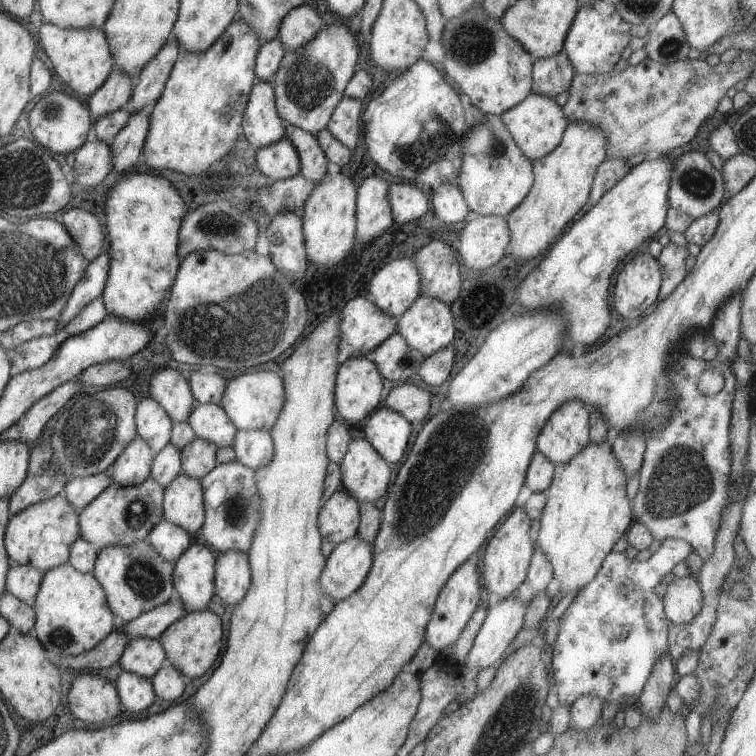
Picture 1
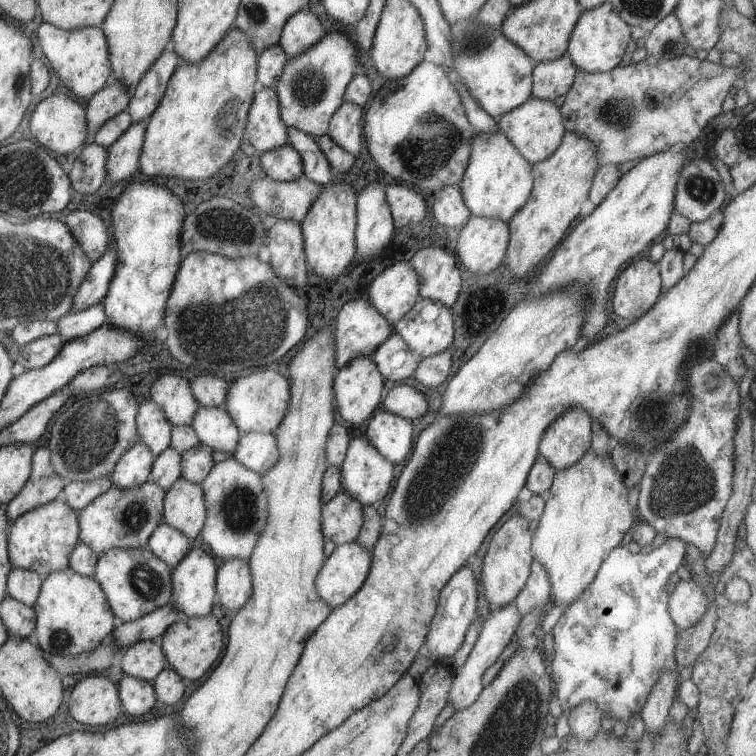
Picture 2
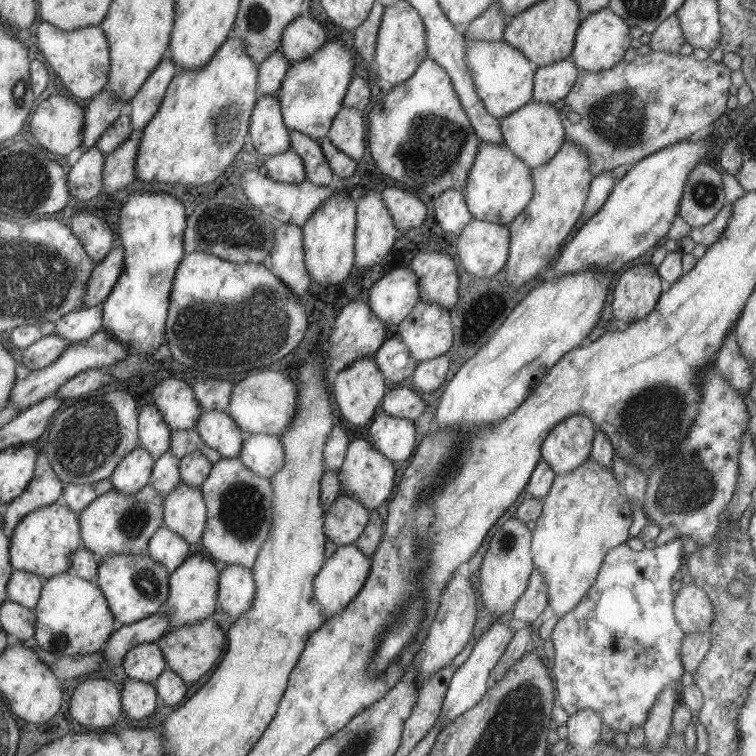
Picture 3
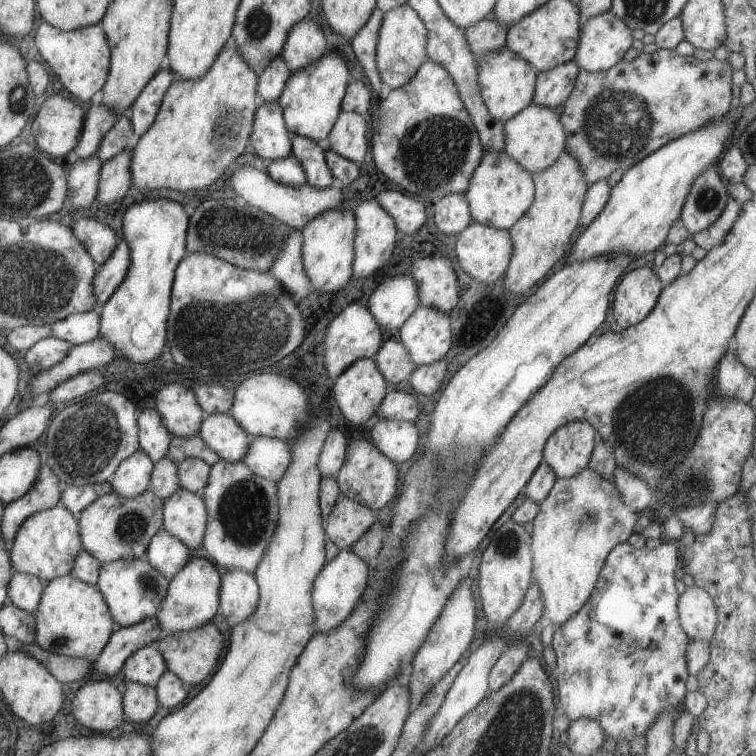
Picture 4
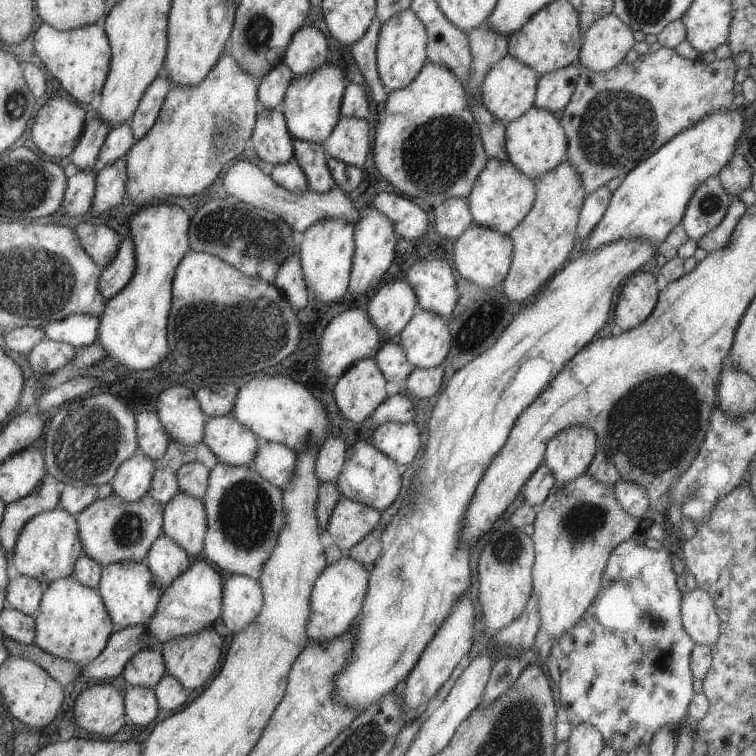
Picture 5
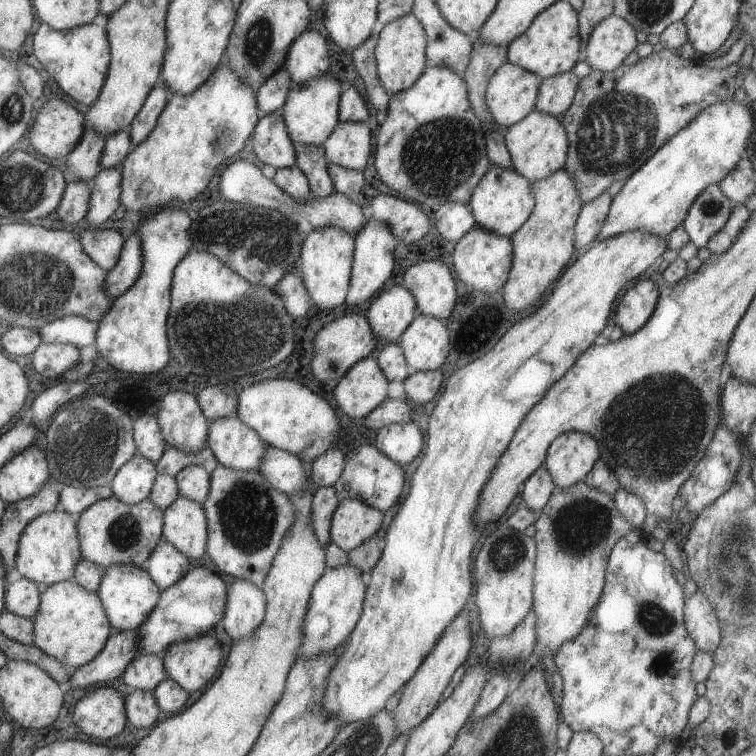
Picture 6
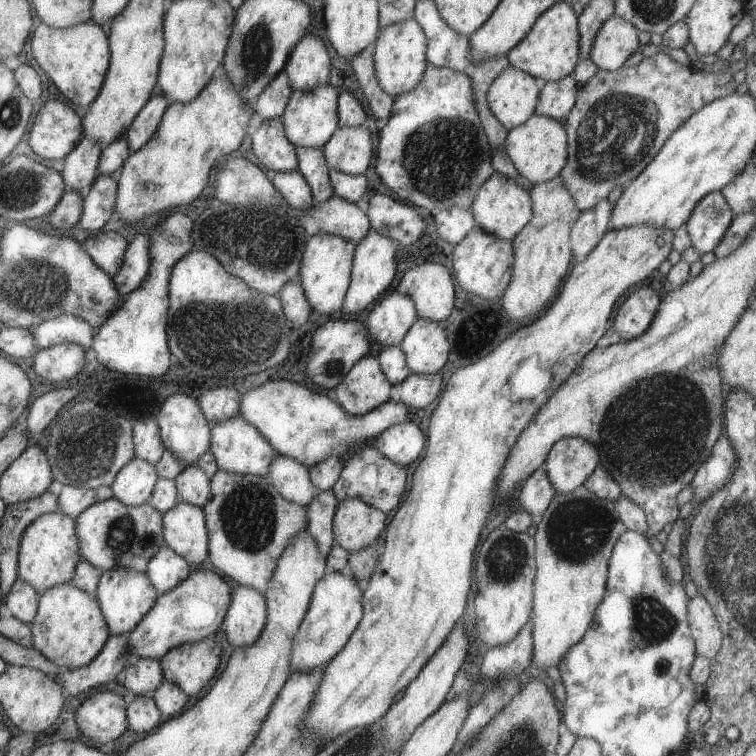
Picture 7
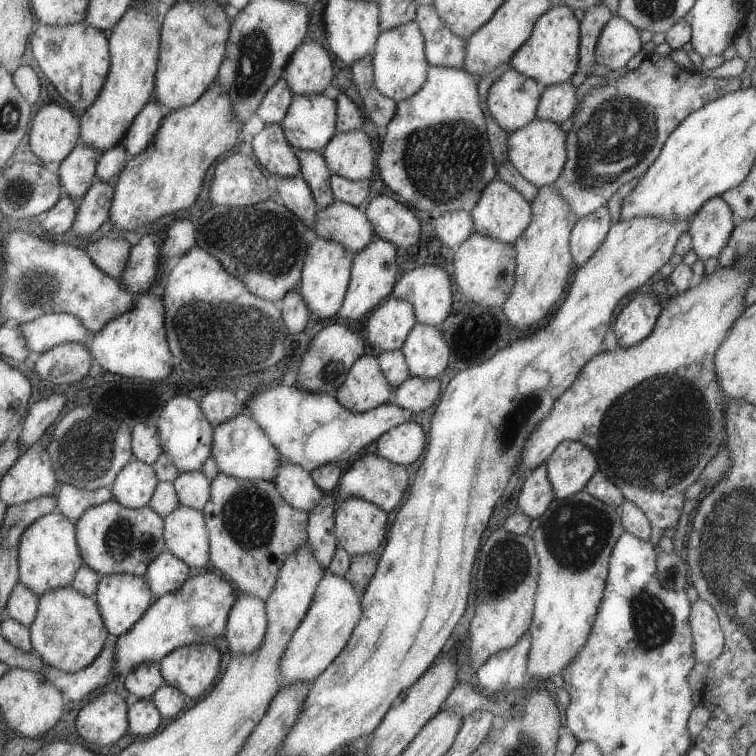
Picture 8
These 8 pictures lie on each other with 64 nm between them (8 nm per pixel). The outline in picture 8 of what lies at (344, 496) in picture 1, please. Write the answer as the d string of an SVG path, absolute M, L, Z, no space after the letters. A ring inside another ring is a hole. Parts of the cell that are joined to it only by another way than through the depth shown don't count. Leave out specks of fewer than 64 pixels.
M342 497L336 506L334 535L337 546L353 556L371 552L381 544L386 536L386 512L357 497Z

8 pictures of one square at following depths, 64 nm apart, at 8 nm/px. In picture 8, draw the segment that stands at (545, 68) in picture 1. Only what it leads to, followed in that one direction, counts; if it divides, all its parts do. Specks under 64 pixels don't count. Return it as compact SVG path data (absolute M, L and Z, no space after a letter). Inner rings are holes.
M570 80L546 86L539 96L535 118L557 124L570 118L576 109L575 90Z

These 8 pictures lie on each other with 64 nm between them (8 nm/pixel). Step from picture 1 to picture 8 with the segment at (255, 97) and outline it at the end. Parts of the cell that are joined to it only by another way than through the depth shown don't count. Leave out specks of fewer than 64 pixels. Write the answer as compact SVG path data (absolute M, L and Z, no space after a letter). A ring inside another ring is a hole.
M280 123L266 124L259 133L251 137L251 148L256 162L269 174L290 177L300 172L294 148L284 137Z

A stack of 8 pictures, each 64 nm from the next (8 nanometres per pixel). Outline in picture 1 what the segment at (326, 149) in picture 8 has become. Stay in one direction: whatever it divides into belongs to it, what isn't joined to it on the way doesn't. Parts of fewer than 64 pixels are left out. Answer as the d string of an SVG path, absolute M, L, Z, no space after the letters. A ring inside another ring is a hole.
M344 96L333 110L326 130L329 130L335 140L339 140L343 146L352 150L358 143L359 135L362 134L361 116L361 102Z

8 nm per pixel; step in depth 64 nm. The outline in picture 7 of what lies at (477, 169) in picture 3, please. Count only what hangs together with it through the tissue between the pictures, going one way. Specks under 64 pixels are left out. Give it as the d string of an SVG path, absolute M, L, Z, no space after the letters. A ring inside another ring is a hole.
M493 171L492 175L477 189L469 206L475 226L498 239L511 241L512 238L529 222L532 217L532 200L530 192L515 179Z

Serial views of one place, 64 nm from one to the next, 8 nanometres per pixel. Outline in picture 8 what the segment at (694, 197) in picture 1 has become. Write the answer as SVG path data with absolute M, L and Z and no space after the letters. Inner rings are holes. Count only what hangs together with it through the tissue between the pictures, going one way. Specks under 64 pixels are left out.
M721 195L705 201L691 217L687 228L693 252L704 262L721 252L734 229L734 214Z

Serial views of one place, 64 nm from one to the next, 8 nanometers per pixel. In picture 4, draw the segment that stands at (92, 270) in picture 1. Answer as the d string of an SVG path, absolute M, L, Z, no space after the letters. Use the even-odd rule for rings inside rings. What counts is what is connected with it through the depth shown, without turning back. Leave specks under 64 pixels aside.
M125 239L119 240L109 258L100 264L92 278L93 296L96 308L102 307L113 294L117 285L125 278L129 268L129 247Z

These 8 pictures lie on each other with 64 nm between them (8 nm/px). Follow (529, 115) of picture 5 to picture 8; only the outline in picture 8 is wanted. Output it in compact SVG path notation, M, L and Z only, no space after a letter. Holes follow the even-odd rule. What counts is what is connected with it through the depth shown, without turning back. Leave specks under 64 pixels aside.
M533 118L525 126L509 133L506 141L507 160L526 181L537 188L554 183L561 174L566 161L566 132L557 123Z

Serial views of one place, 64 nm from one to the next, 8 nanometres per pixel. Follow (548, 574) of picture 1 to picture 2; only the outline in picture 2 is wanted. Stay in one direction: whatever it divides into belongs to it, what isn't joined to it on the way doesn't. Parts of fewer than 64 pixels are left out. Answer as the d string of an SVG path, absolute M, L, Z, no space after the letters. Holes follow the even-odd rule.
M533 561L527 582L521 588L521 592L515 596L512 604L517 608L517 612L521 614L521 618L523 618L531 610L542 608L549 600L551 600L551 594L547 572L539 562Z

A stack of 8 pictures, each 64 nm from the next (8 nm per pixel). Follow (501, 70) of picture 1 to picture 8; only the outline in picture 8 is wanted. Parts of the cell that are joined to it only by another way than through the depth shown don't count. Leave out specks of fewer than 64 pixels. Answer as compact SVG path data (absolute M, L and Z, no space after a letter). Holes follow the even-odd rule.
M509 68L489 85L487 110L507 134L515 132L535 118L543 89L543 83Z

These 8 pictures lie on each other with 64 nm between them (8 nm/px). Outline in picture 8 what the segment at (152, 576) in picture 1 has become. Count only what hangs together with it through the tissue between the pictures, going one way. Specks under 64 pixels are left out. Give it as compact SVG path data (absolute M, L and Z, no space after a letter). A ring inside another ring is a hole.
M115 573L101 576L93 598L97 603L103 624L109 635L118 637L129 632L129 629L143 616L143 613L157 599L150 591L145 576Z

